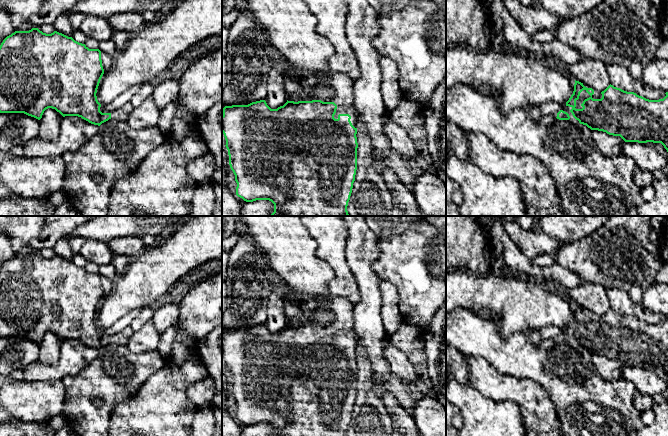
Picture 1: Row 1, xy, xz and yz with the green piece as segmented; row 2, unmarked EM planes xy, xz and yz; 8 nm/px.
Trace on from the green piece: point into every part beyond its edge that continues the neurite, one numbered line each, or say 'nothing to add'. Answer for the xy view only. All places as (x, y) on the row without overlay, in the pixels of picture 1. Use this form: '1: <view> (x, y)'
1: xy (121, 338)

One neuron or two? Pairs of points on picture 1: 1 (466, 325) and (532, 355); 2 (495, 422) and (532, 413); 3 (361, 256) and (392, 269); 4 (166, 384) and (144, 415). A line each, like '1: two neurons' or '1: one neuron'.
1: one neuron
2: two neurons
3: two neurons
4: one neuron

